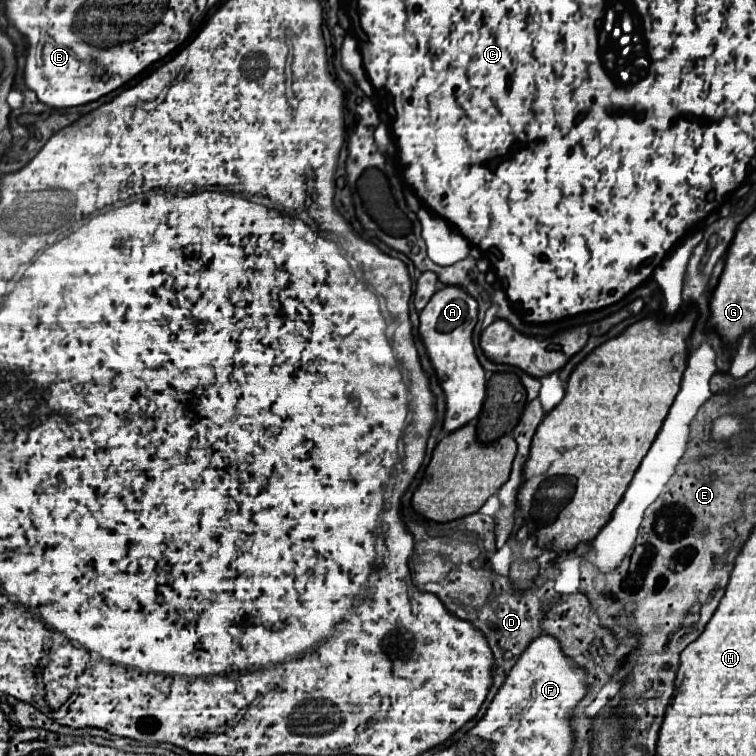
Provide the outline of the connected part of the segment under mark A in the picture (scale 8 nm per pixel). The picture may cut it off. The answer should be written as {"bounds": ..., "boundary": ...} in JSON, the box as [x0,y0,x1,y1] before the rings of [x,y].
{"bounds":[420,286,486,432],"boundary":[[[440,286],[440,290],[434,292],[430,302],[420,312],[420,336],[446,394],[444,432],[456,430],[474,420],[482,410],[486,396],[486,372],[480,366],[472,344],[476,318],[478,302],[462,286]]]}

